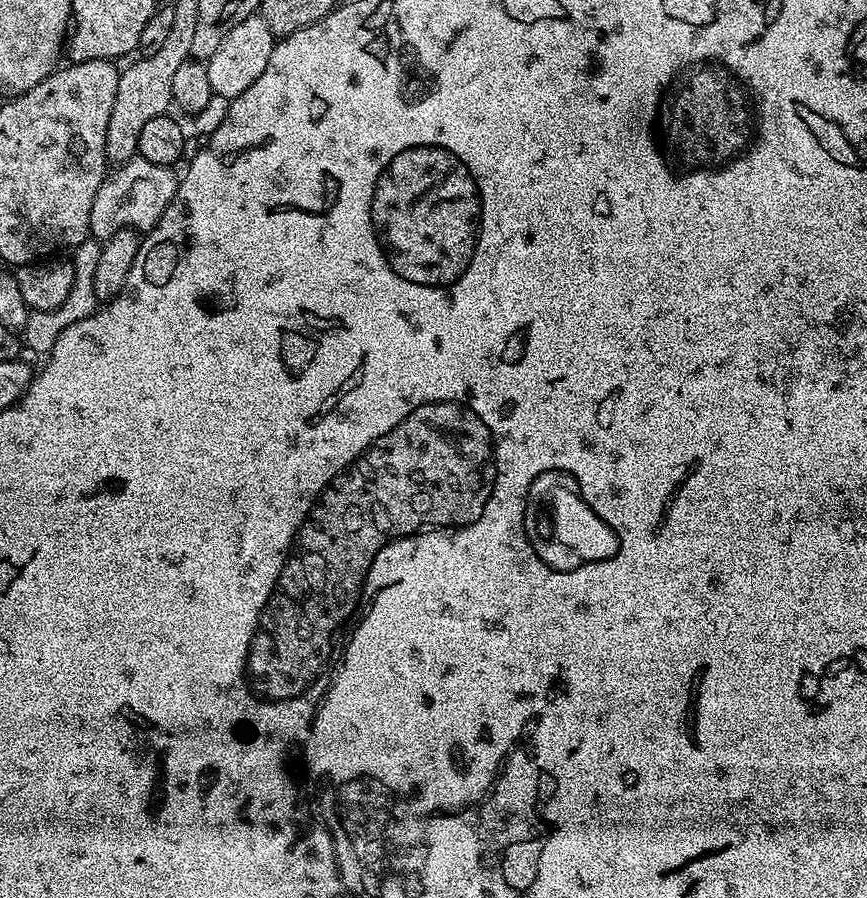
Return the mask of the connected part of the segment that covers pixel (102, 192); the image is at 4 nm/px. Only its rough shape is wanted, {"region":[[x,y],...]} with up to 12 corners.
{"region":[[139,154],[115,165],[90,206],[89,233],[148,233],[170,206],[175,167]]}

